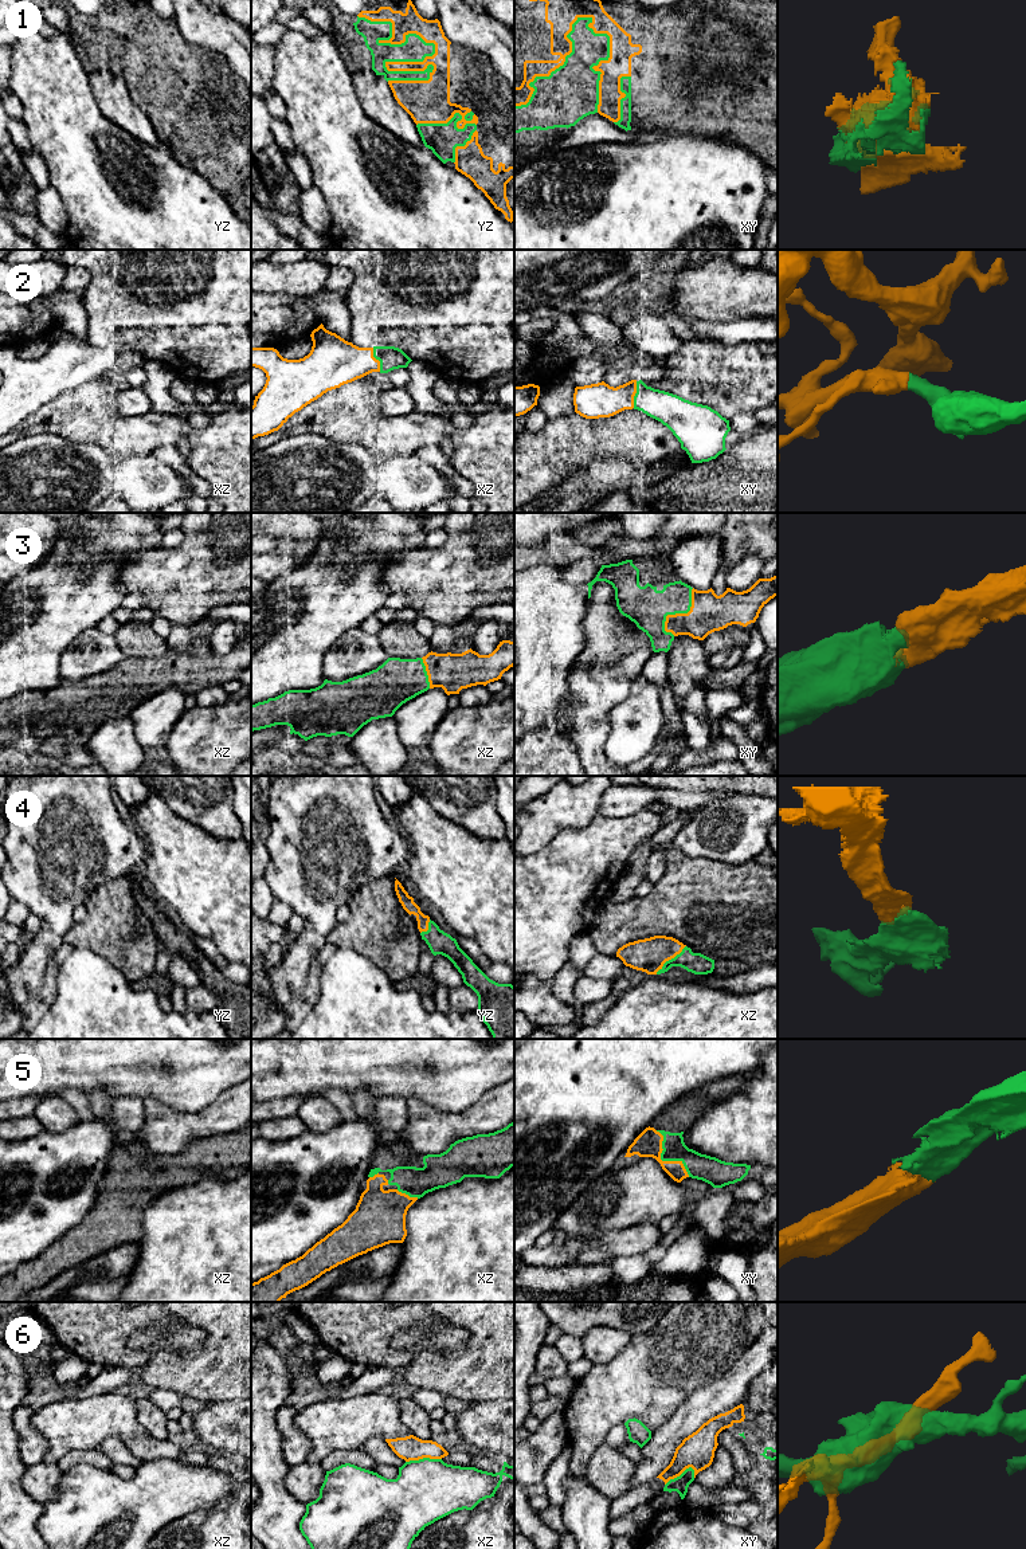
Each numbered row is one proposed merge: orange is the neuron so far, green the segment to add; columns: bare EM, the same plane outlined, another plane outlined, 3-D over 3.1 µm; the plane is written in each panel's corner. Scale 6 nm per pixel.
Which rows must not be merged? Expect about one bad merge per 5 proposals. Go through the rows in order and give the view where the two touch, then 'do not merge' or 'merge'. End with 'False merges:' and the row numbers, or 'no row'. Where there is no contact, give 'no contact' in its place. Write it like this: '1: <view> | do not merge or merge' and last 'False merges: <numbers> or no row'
1: yz | merge
2: xy | merge
3: xy | merge
4: xz | merge
5: xy | merge
6: xy | do not merge
False merges: 6

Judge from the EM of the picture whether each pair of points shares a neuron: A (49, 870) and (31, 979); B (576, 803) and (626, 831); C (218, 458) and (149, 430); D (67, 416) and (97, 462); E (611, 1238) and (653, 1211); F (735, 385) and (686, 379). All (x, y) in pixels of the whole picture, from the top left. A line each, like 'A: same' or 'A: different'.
A: same
B: different
C: different
D: different
E: different
F: same

